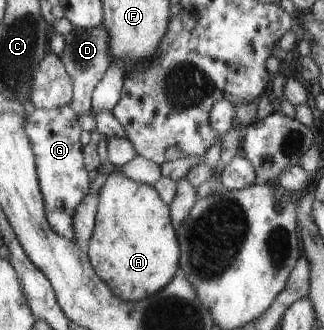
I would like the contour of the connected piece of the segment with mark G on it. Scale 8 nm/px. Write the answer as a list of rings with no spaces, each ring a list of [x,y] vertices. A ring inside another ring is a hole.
[[[73,107],[36,109],[25,116],[28,138],[33,143],[33,152],[37,156],[37,176],[40,180],[41,194],[45,200],[45,215],[50,228],[66,240],[76,241],[73,219],[77,207],[85,200],[90,190],[88,170],[82,162],[82,144],[80,144],[81,122]]]

